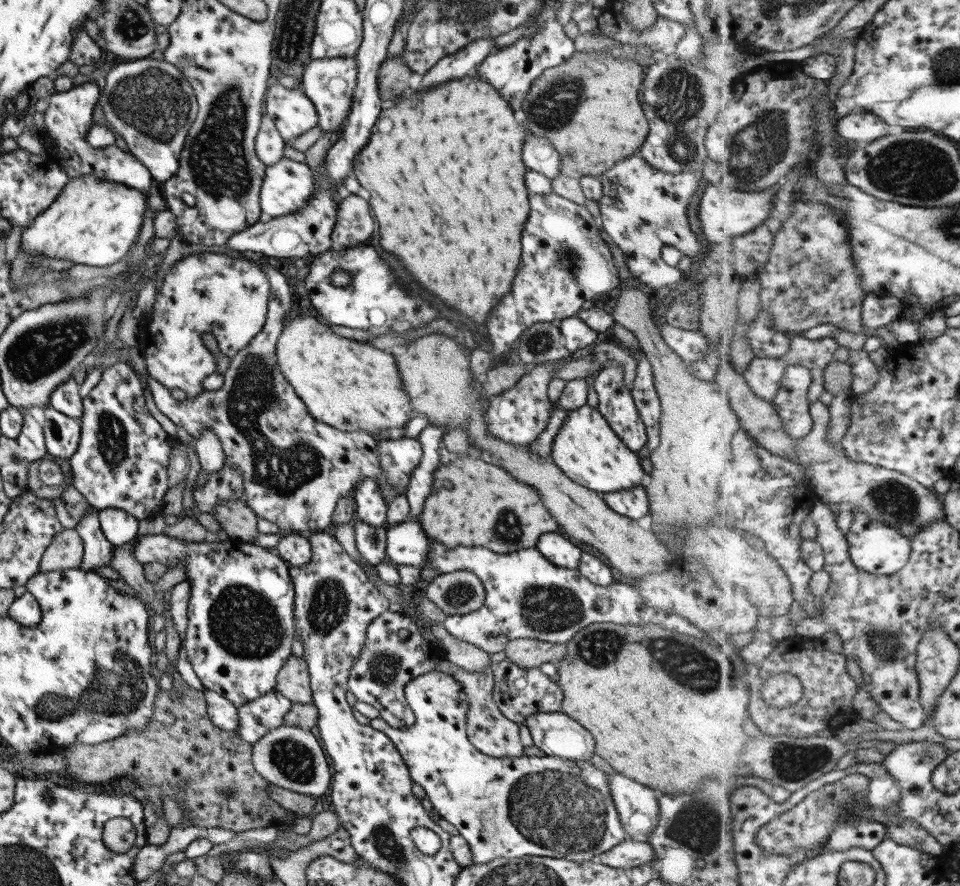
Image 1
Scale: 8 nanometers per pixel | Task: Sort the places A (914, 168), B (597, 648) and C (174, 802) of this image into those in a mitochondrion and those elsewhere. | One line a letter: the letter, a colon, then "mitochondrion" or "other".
A: mitochondrion
B: mitochondrion
C: other

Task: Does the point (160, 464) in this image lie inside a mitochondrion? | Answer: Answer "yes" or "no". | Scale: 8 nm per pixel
no

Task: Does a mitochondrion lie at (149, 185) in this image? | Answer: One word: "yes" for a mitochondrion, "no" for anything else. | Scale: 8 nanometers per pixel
no

